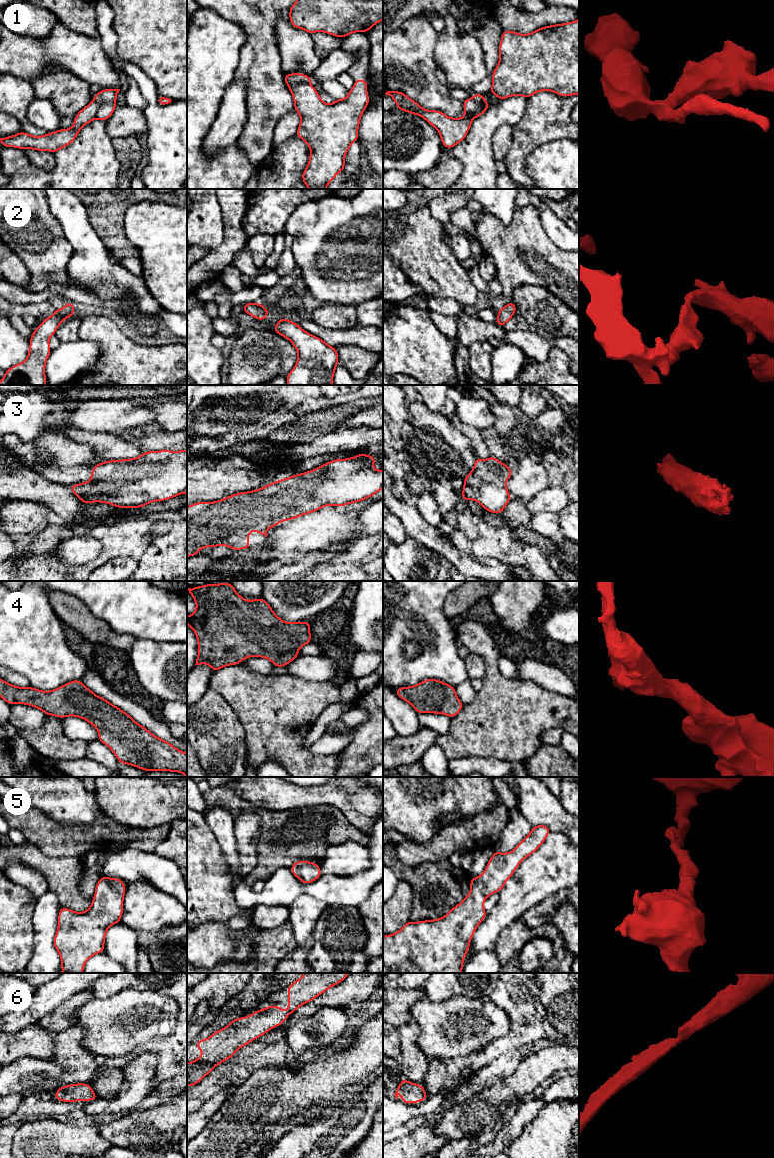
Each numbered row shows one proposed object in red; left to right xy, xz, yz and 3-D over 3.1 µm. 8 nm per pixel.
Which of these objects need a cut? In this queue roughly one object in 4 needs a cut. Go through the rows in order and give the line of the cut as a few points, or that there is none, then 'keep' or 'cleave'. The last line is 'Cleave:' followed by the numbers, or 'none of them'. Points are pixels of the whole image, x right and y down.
1: cut xz (308, 82), (297, 82), (289, 88); cleave
2: cut none; keep
3: cut none; keep
4: cut none; keep
5: cut none; keep
6: cut none; keep
Cleave: 1

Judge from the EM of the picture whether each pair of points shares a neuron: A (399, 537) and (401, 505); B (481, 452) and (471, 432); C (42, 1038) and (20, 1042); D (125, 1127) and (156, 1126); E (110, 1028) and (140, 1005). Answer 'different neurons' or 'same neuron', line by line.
A: different neurons
B: same neuron
C: same neuron
D: same neuron
E: same neuron

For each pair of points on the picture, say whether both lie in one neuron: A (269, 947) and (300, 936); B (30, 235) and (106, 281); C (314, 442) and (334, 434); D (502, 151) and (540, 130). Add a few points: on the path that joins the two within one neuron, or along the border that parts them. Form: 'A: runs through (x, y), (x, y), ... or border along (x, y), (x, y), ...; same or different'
A: border along (288, 921), (297, 946); different
B: border along (63, 236), (72, 250), (67, 274), (75, 282); different
C: runs through (319, 442), (326, 442), (329, 439); same
D: border along (513, 124), (512, 143), (504, 159); different

